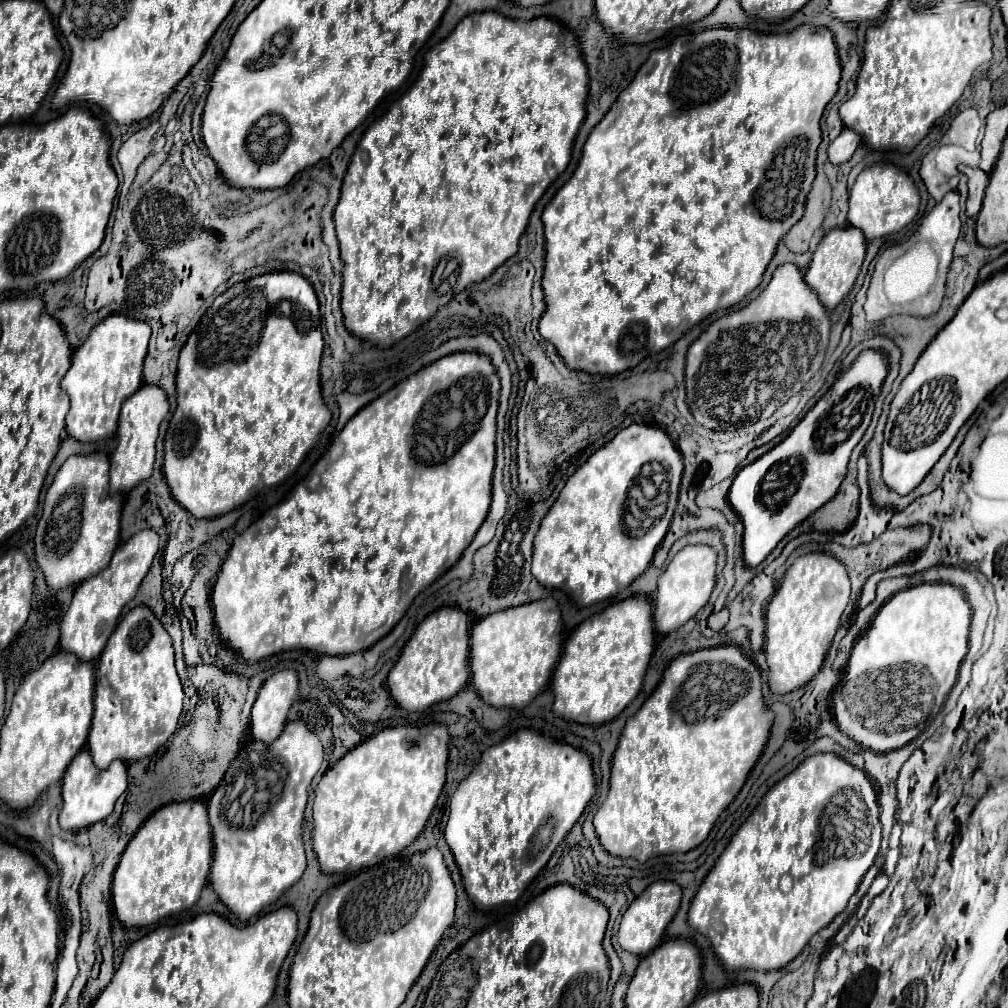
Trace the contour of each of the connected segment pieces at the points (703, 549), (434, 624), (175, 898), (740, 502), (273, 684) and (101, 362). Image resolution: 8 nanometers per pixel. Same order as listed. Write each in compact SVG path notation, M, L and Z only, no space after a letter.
M686 546L666 566L658 578L658 590L654 596L654 622L656 630L668 634L686 624L710 598L716 584L716 550L712 546Z
M444 606L422 620L408 644L404 646L398 662L388 674L388 690L398 706L406 710L426 710L428 706L450 700L456 696L470 678L470 614Z
M200 800L172 802L156 810L136 832L136 836L126 846L112 882L112 904L118 920L124 926L150 926L166 916L174 916L196 904L200 890L208 882L210 856L214 852L214 842L210 836L210 824L206 820L206 806Z
M862 352L778 446L736 474L728 500L744 522L746 566L758 566L792 528L838 492L848 458L874 414L870 400L880 394L888 368L888 358L882 352Z
M280 670L272 674L260 688L252 706L252 736L262 742L276 740L286 726L286 716L296 698L300 698L298 672Z
M112 314L98 322L86 342L74 352L72 366L62 378L62 390L70 396L66 432L80 442L110 438L118 426L122 402L142 386L142 366L150 340L150 326L142 320Z

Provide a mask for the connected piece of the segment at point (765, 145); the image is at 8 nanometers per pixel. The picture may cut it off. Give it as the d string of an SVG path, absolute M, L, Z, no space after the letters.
M802 24L786 34L758 34L746 28L712 28L694 36L678 36L670 46L654 50L648 56L632 84L620 92L610 112L588 136L572 178L556 192L542 212L546 238L546 272L542 276L542 288L546 312L540 322L540 336L556 346L568 368L590 374L620 374L634 368L646 356L672 346L688 328L700 324L716 310L740 304L758 288L778 242L804 216L806 196L816 178L820 118L838 92L840 72L842 66L832 32L812 24Z

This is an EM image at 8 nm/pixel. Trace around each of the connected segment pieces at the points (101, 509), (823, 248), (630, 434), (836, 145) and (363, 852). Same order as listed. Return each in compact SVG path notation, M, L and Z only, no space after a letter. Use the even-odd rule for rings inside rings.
M104 452L94 454L74 454L70 456L62 468L58 470L52 486L44 498L42 518L36 528L36 560L38 566L44 570L46 582L52 590L80 584L82 580L102 572L110 562L116 546L120 544L120 512L122 512L122 496L110 496L108 488L108 456Z
M854 226L830 230L820 240L818 248L812 254L812 262L806 270L804 280L818 294L820 302L826 308L836 308L844 300L844 296L852 290L852 286L856 282L856 276L860 272L860 266L864 262L864 250L866 250L866 238L862 236L862 230L858 230Z
M630 424L630 426L628 426L628 428L624 428L624 430L620 430L620 432L618 432L618 434L616 434L616 436L614 436L614 438L612 438L612 440L610 440L610 442L608 442L608 444L606 444L606 446L602 446L602 448L598 448L598 450L596 450L596 452L594 452L594 454L592 454L592 456L590 456L590 458L588 458L588 460L586 460L586 462L584 462L584 464L582 464L582 466L580 466L580 468L578 468L578 470L576 470L576 472L574 472L574 474L572 474L572 476L570 476L570 478L568 478L568 482L566 482L566 486L564 486L564 488L562 488L562 490L560 490L560 494L558 494L558 498L556 498L556 502L554 502L554 504L552 504L552 508L550 508L550 510L548 510L548 514L546 514L546 516L544 516L544 520L542 520L542 524L540 524L540 528L538 528L538 534L536 534L536 538L534 538L534 554L532 554L532 576L534 576L534 578L536 578L536 580L538 580L538 584L541 584L541 585L542 585L542 586L544 586L544 588L555 588L555 589L563 589L563 588L566 588L566 590L568 590L568 592L570 592L570 594L571 594L571 599L572 599L572 600L573 600L573 601L575 601L575 602L578 602L578 604L580 604L580 608L584 608L584 607L587 607L587 606L592 606L592 604L596 604L596 603L597 603L597 602L602 602L602 600L606 600L606 598L612 598L612 596L616 596L616 594L618 594L618 592L620 592L620 590L624 590L624 588L626 588L626 586L630 586L630 584L632 584L632 580L636 580L636 578L638 578L638 576L640 576L640 574L642 574L642 572L644 572L644 570L646 570L646 568L648 568L648 566L650 566L650 562L652 562L652 558L654 558L654 552L656 552L656 548L658 548L658 546L660 546L660 542L662 542L662 538L664 538L664 536L666 536L666 532L668 532L668 526L670 526L670 522L672 522L672 516L674 516L674 514L672 514L672 512L670 512L670 510L676 510L676 504L674 504L674 502L672 502L672 498L670 498L670 492L672 492L672 480L670 480L670 474L668 474L668 472L670 472L670 474L672 474L672 480L682 480L682 456L680 456L680 452L678 452L678 450L676 450L676 446L674 446L674 442L672 442L672 440L670 440L670 438L668 438L668 434L666 434L666 432L664 432L664 430L662 430L662 428L656 428L656 426L646 426L646 424ZM666 512L670 512L670 518L668 518L668 524L660 524L660 528L654 528L654 522L656 522L656 520L660 520L660 518L662 518L662 516L664 516L664 514L666 514Z
M844 128L840 132L840 136L830 144L828 148L828 160L832 164L844 164L852 158L852 154L856 152L856 148L860 146L862 136L850 128Z
M444 724L386 728L370 740L358 744L358 748L352 748L322 776L314 792L312 844L324 872L358 872L384 858L397 856L416 840L416 836L424 830L446 782L448 742L450 732Z

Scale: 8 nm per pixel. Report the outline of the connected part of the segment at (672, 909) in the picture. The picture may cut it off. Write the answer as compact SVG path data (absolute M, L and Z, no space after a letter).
M660 880L660 882L650 884L624 912L620 920L620 928L618 928L618 944L624 950L638 954L638 956L646 956L648 952L652 952L662 940L666 926L672 922L674 914L678 912L680 900L682 900L682 888L676 882Z

